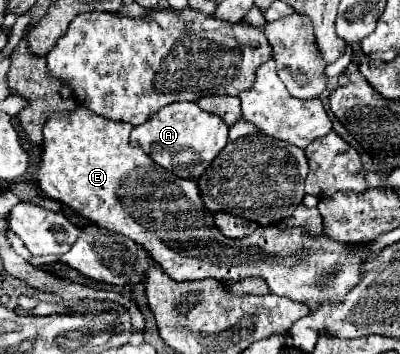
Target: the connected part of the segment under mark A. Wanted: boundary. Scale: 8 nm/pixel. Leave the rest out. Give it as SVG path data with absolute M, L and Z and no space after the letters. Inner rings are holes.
M174 102L158 110L158 114L154 114L142 126L136 126L132 130L130 144L142 148L164 170L186 180L196 180L212 164L216 154L228 144L228 130L230 126L226 126L222 118L204 112L196 102ZM184 154L194 154L194 156L190 158Z

